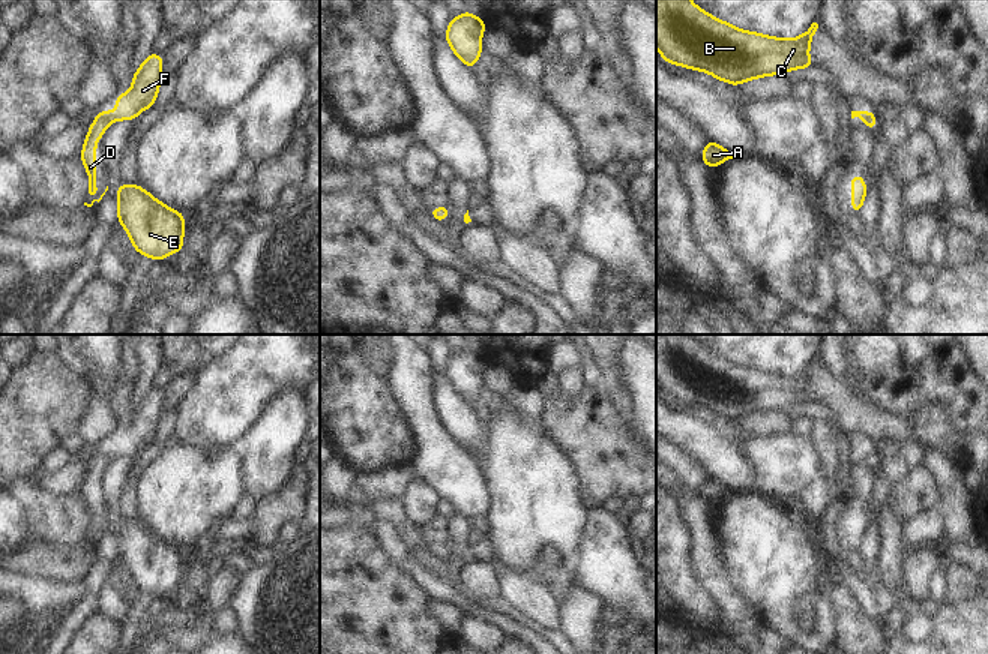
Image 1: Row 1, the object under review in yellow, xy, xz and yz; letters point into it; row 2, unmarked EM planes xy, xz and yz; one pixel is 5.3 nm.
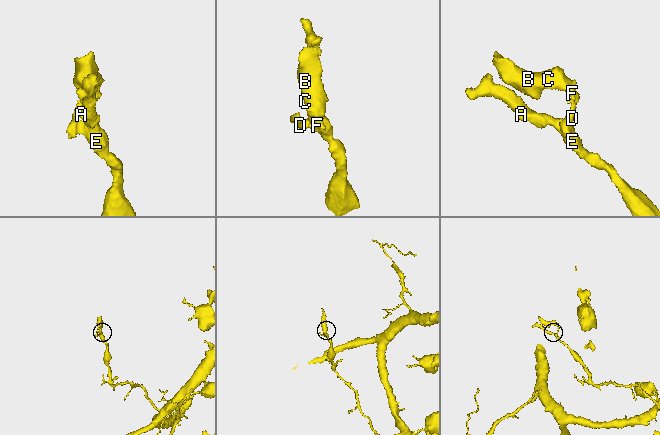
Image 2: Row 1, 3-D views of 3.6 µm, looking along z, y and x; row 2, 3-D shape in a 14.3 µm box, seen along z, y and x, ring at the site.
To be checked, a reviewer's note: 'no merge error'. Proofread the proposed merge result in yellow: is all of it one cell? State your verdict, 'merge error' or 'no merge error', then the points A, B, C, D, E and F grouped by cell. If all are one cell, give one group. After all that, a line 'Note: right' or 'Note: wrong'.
merge error; A D E / B C F
Note: wrong

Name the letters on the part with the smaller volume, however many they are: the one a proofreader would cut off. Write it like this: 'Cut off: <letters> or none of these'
Cut off: B, C, F

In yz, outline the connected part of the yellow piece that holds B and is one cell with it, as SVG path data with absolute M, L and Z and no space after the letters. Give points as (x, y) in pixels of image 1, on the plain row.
M656 334L656 384L670 400L695 405L727 417L733 423L769 411L784 411L793 405L815 402L808 393L817 358L799 374L782 375L740 366L700 345L689 334Z

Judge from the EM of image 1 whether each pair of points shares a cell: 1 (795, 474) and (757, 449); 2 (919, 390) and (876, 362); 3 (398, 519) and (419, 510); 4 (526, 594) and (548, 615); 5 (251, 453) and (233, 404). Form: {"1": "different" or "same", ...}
{"1": "same", "2": "same", "3": "different", "4": "same", "5": "different"}

